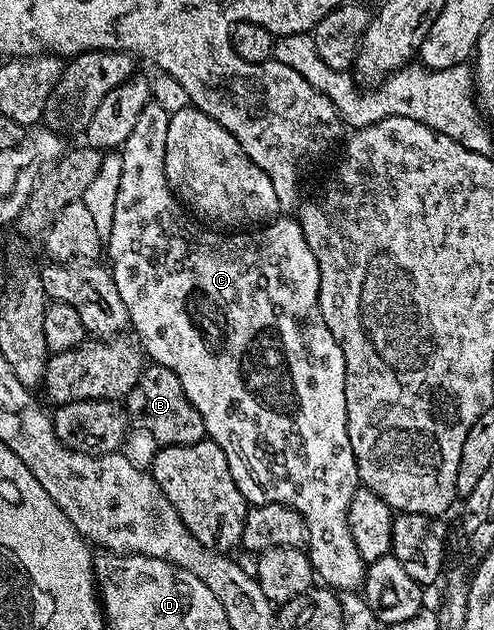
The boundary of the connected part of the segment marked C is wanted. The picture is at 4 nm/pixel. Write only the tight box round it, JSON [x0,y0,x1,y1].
[106,103,366,591]

